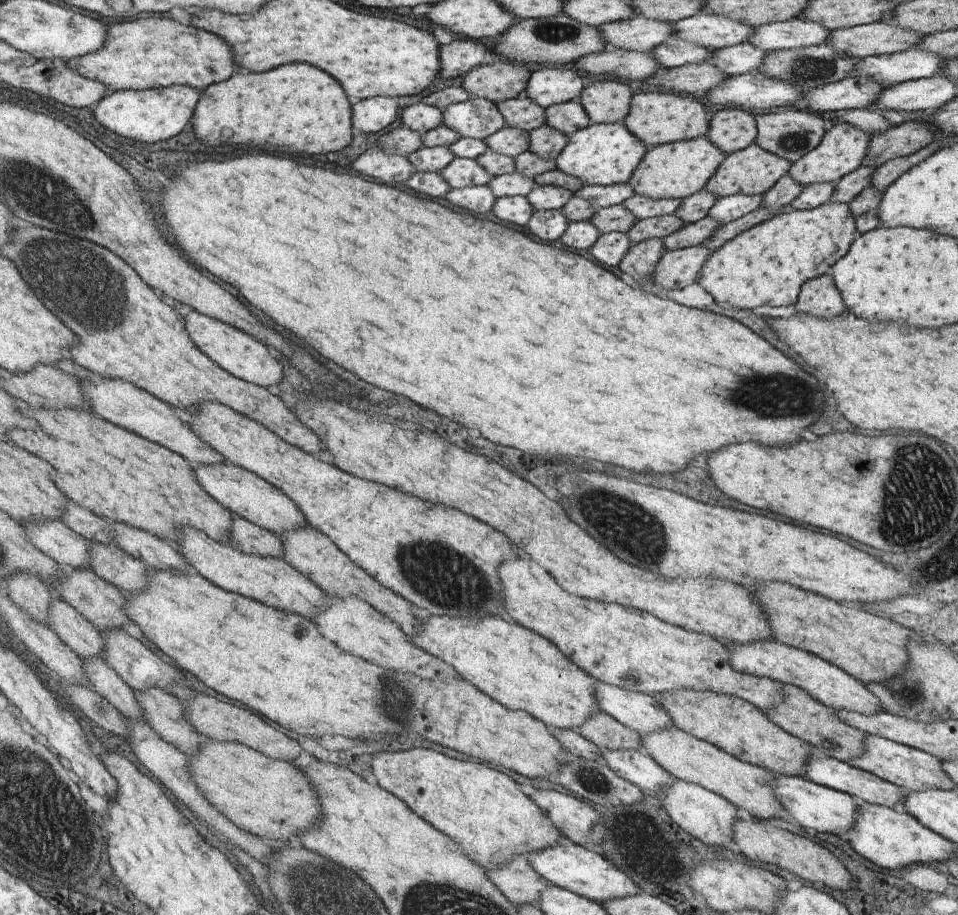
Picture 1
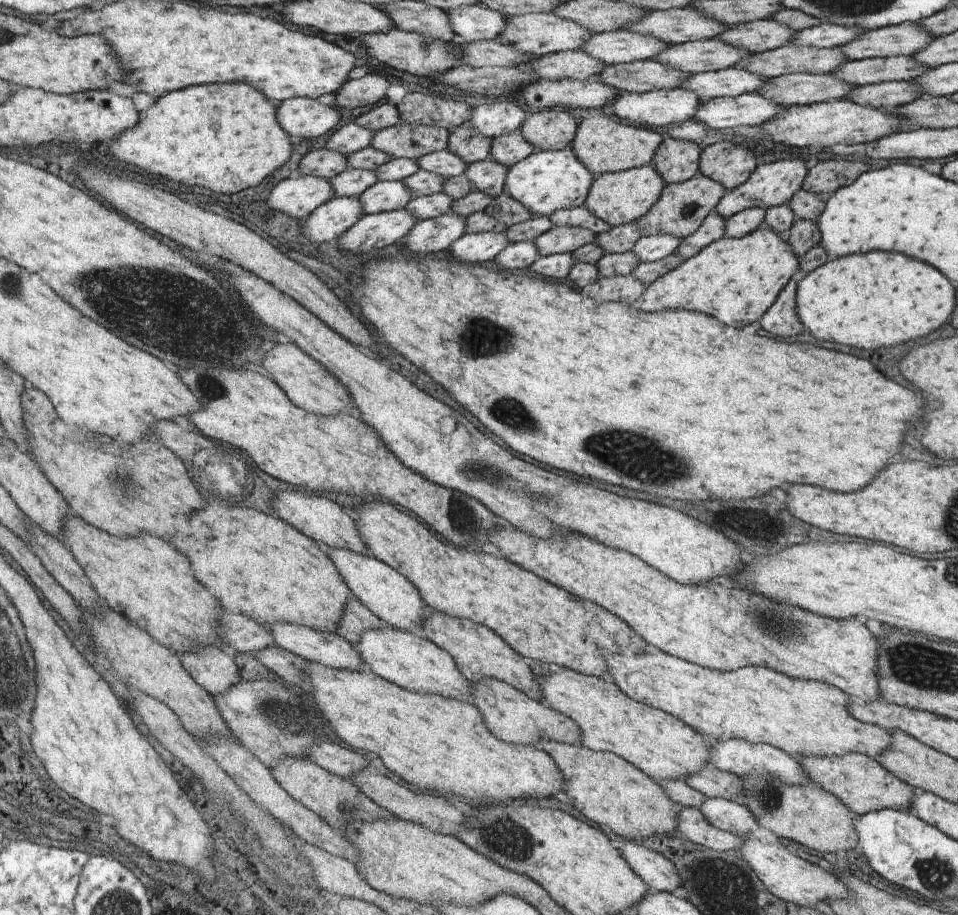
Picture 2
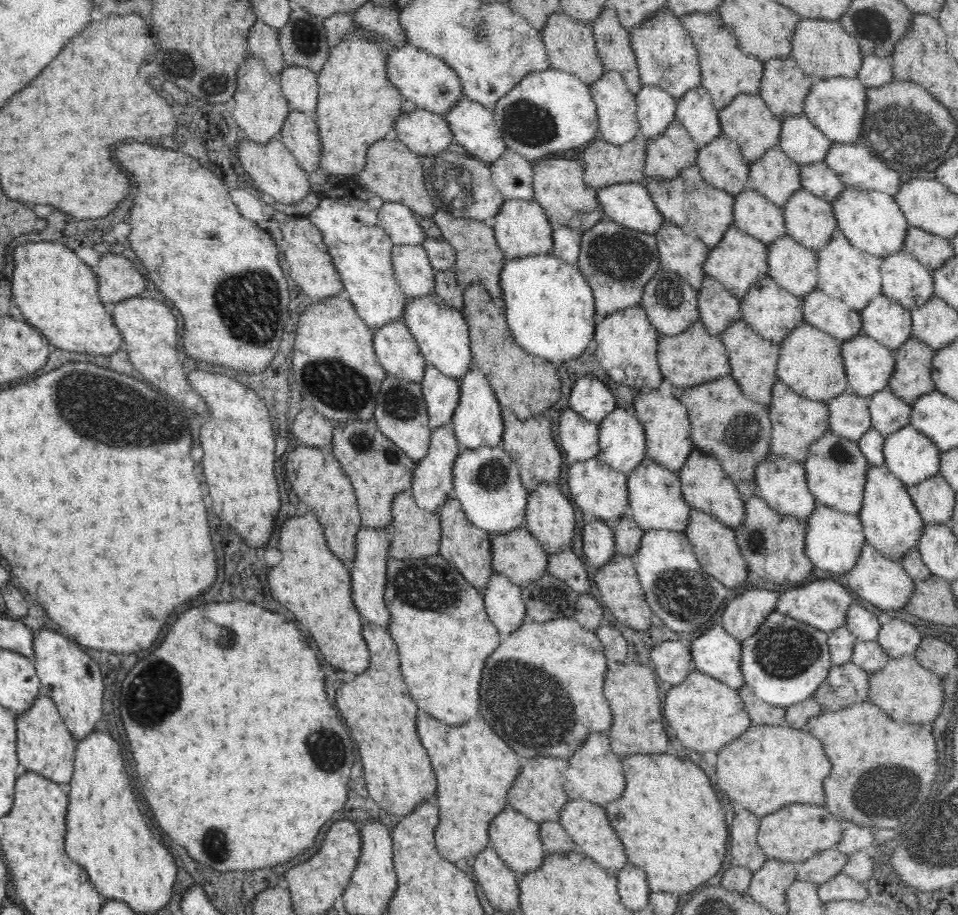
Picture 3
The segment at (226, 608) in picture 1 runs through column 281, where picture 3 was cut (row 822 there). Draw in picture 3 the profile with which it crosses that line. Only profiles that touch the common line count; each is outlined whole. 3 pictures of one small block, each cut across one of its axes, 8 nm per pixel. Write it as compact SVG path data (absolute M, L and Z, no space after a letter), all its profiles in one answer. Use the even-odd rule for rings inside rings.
M670 754L662 756L630 756L622 760L628 790L622 800L606 804L606 814L614 827L623 847L629 864L642 868L647 875L651 892L664 892L678 895L705 886L724 868L724 859L728 852L728 822L726 810L720 804L714 786L708 776L694 766L692 762L682 762Z

